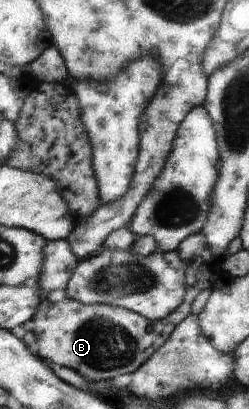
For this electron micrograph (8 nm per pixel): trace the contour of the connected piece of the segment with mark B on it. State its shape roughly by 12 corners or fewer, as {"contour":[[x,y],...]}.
{"contour":[[44,298],[38,354],[88,382],[137,370],[189,313]]}

